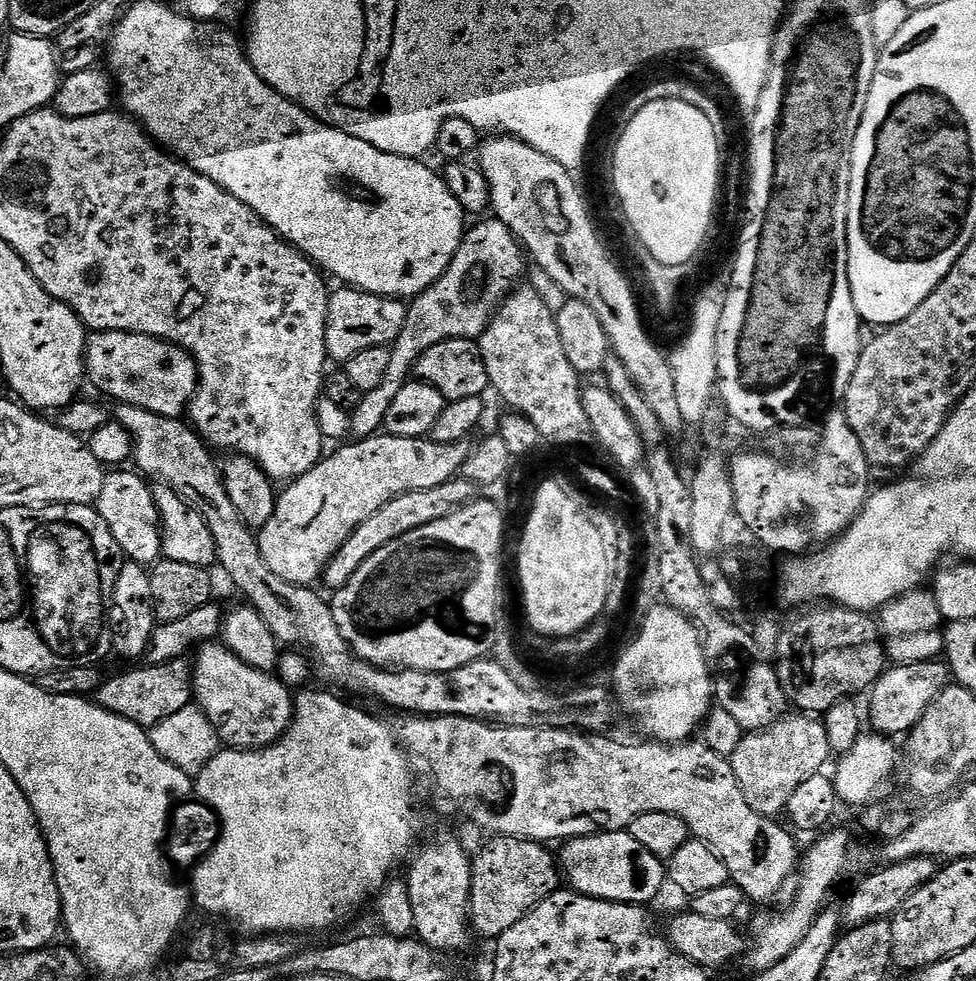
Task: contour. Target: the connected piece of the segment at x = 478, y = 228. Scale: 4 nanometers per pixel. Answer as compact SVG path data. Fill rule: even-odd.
M495 218L474 225L463 233L460 242L450 254L448 268L452 276L452 284L456 288L470 288L474 284L474 272L482 270L486 273L484 292L488 299L499 299L509 291L509 284L516 279L522 270L524 254L512 232L504 223ZM508 288L508 289L507 289Z

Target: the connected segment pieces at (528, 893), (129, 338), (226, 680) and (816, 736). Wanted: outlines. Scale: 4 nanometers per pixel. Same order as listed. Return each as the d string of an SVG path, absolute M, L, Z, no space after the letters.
M509 836L489 839L489 844L470 860L466 916L473 933L495 938L511 924L523 918L527 909L557 891L558 864L543 843Z
M97 332L87 337L84 346L84 375L98 391L117 405L128 404L159 416L179 417L198 390L196 361L183 348L159 340L156 336L143 336L141 332Z
M205 642L195 649L196 664L191 665L190 679L195 707L215 726L217 736L225 747L235 751L256 751L273 744L284 735L293 721L294 700L289 687L269 673L250 667L220 642Z
M808 714L792 715L794 716L776 718L771 725L760 731L749 731L741 735L740 741L730 752L730 776L739 785L742 800L746 806L769 818L775 817L777 815L775 812L779 808L781 811L792 799L795 788L820 768L818 767L820 759L828 748L827 733L819 719Z

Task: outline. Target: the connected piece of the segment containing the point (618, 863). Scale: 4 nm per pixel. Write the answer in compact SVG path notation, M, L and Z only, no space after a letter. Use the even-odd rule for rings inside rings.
M626 830L597 831L594 835L573 837L561 845L558 858L562 874L566 876L569 889L604 901L614 901L616 904L649 903L657 890L657 884L652 878L661 878L666 868L663 861L647 852L640 842Z

